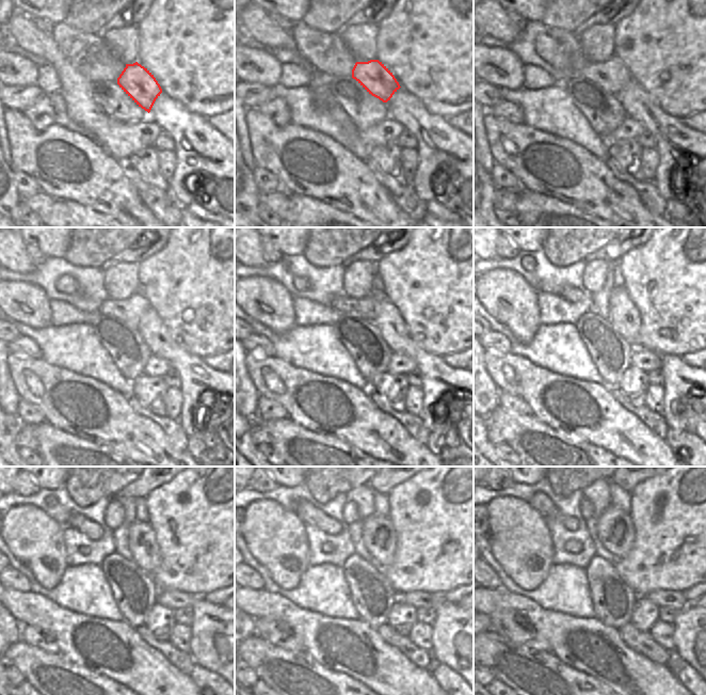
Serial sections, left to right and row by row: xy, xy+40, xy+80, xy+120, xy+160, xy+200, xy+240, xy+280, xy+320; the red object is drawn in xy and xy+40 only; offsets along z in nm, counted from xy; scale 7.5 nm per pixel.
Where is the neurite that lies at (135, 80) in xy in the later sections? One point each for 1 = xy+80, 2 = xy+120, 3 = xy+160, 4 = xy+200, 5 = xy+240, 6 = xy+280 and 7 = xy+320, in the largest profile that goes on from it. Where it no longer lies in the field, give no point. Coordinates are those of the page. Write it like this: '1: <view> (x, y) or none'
1: xy+80 (612, 75)
2: xy+120 (130, 310)
3: xy+160 (364, 307)
4: xy+200 (573, 295)
5: xy+240 (93, 531)
6: xy+280 (309, 515)
7: xy+320 (541, 502)

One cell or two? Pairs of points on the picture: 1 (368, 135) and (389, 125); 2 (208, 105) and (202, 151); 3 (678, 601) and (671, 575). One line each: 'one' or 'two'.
1: one
2: two
3: two

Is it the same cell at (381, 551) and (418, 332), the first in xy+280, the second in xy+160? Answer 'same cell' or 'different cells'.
different cells

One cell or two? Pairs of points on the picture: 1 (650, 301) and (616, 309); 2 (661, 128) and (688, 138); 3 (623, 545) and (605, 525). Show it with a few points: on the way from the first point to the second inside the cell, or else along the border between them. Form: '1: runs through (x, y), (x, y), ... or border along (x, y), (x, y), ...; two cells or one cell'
1: border along (622, 286), (639, 313), (640, 329); two cells
2: runs through (668, 130), (675, 138), (682, 138); one cell
3: runs through (616, 543), (616, 537), (611, 532); one cell

